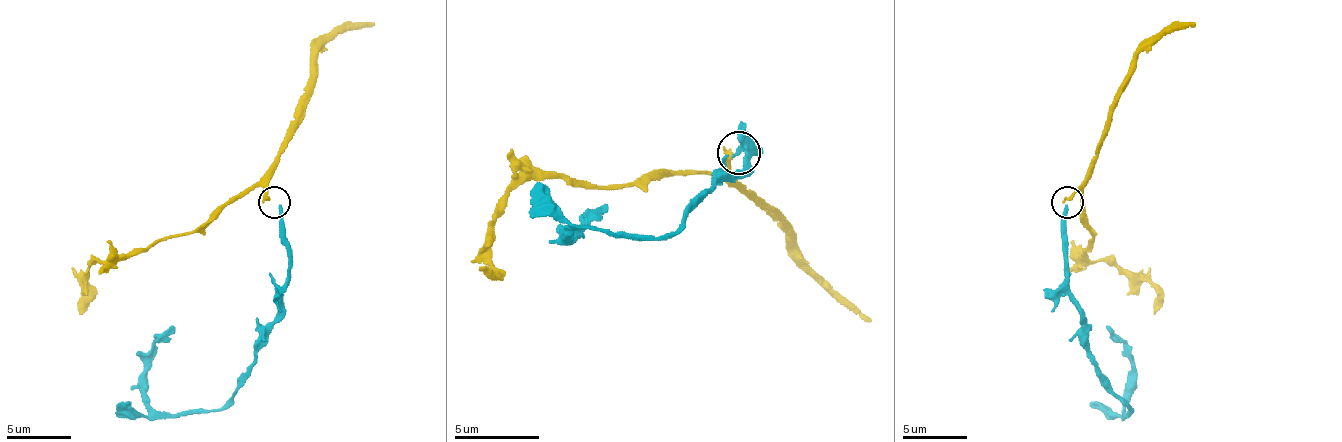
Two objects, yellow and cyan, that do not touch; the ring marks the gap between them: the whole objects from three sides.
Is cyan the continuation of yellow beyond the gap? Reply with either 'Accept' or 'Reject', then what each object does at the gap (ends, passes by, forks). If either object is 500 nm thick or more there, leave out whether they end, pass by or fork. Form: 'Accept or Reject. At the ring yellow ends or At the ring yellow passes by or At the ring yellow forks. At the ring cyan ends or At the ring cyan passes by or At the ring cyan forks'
Reject. At the ring yellow ends. At the ring cyan ends

